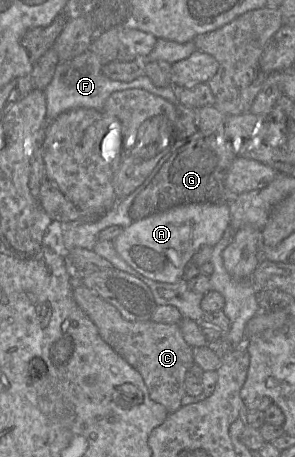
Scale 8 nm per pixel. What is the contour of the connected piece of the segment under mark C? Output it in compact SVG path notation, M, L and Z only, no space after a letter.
M81 283L74 284L73 298L95 324L102 339L140 373L150 398L163 405L169 414L177 411L186 394L186 373L194 364L192 348L184 340L179 325L156 323L152 320L127 321L113 305Z

